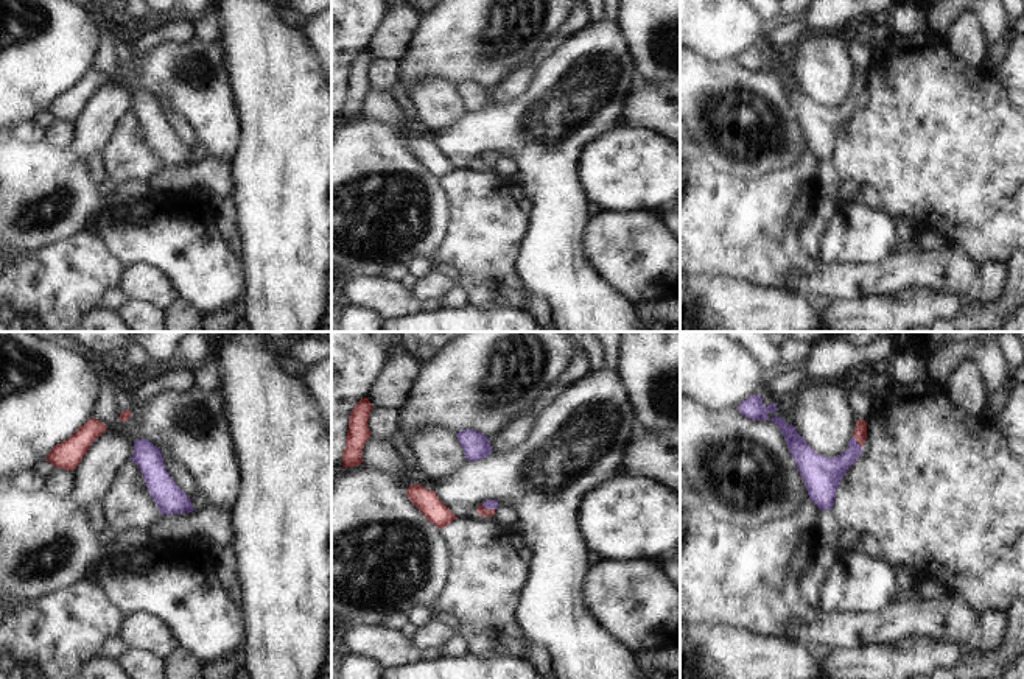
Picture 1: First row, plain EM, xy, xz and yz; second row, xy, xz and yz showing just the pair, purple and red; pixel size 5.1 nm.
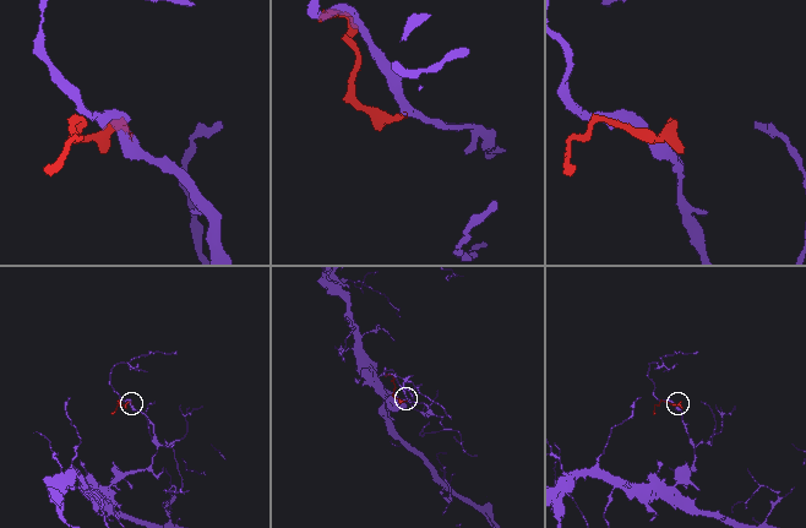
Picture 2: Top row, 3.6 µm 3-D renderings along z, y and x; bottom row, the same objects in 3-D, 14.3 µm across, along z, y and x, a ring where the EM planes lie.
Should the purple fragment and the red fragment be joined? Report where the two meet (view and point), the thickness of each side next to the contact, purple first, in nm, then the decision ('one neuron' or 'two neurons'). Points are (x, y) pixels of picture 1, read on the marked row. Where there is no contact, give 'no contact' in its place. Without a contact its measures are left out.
contact yz (856, 443); calibres 190 and 70 nm; one neuron

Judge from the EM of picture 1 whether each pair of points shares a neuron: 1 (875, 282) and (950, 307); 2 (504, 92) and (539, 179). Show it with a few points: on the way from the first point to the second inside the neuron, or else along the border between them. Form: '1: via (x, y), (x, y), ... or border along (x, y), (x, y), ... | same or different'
1: border along (943, 292), (906, 290), (890, 296), (870, 298) | different
2: border along (533, 73), (522, 94), (509, 100), (492, 102) | different

